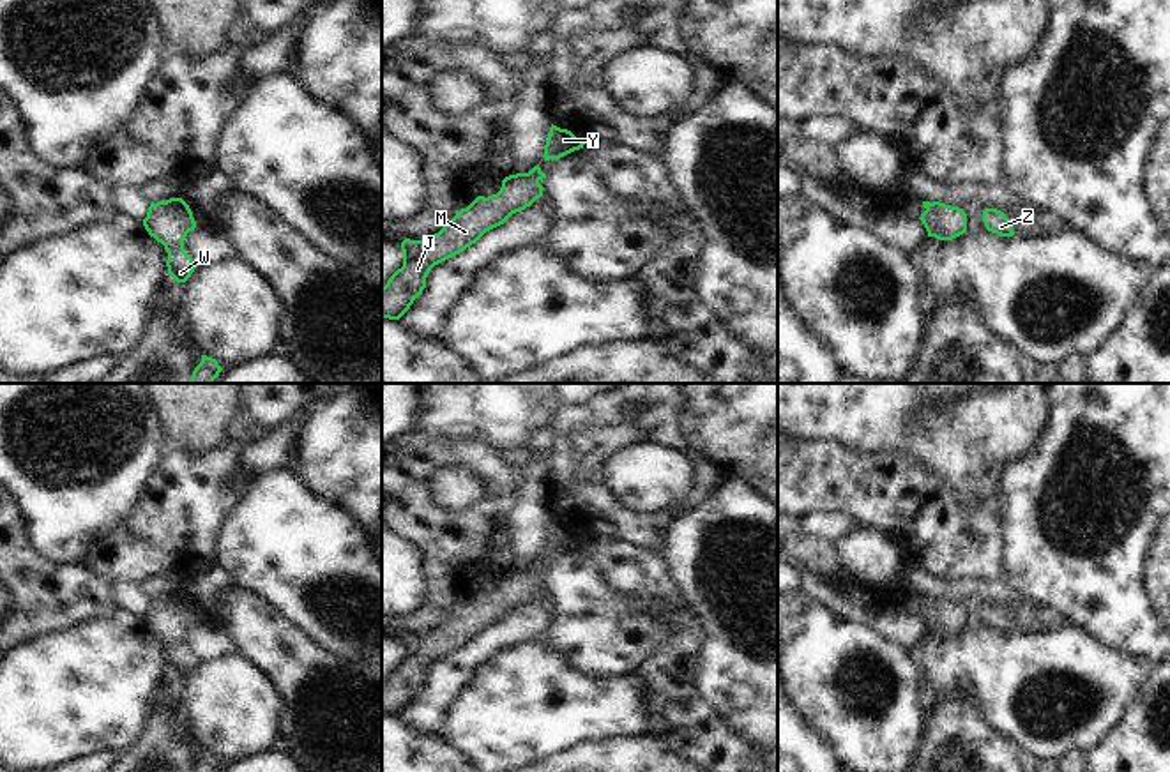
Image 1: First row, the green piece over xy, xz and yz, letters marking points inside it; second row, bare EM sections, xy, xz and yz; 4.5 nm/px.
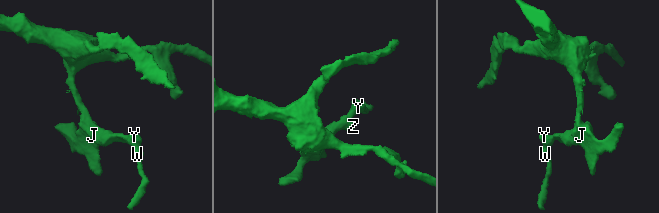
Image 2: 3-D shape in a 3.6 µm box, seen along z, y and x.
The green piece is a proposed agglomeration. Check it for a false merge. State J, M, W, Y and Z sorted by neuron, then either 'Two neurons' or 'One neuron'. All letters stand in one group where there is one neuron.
Groups: J M W Y Z. One neuron

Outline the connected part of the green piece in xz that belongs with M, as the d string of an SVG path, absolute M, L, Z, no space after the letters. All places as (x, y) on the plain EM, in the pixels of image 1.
M539 560L528 569L509 571L497 590L477 592L461 604L438 629L424 636L401 638L403 662L382 684L382 714L399 715L426 684L429 666L463 648L486 627L504 620L513 609L525 606L543 592L539 579L546 571Z

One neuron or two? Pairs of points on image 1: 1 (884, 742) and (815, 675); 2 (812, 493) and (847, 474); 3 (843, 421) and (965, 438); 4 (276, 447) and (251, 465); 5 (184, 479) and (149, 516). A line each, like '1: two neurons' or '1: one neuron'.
1: one neuron
2: one neuron
3: one neuron
4: one neuron
5: one neuron

